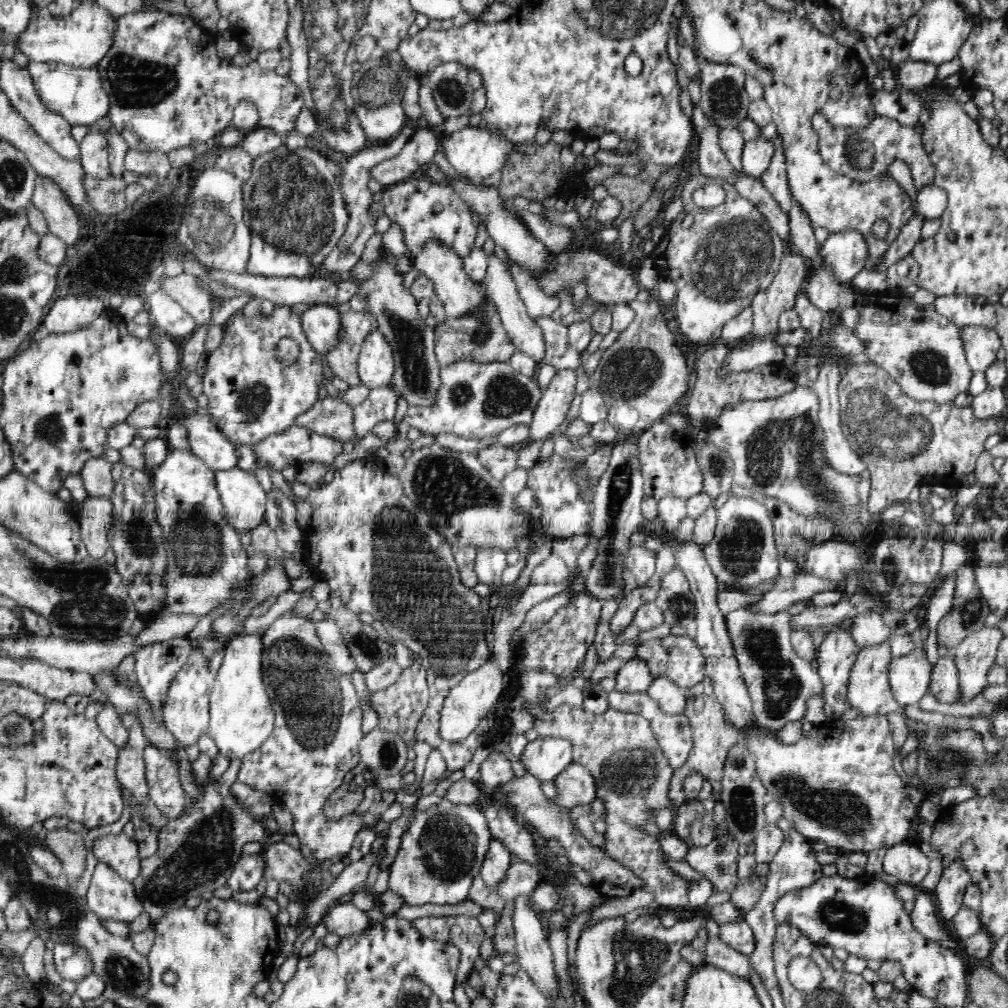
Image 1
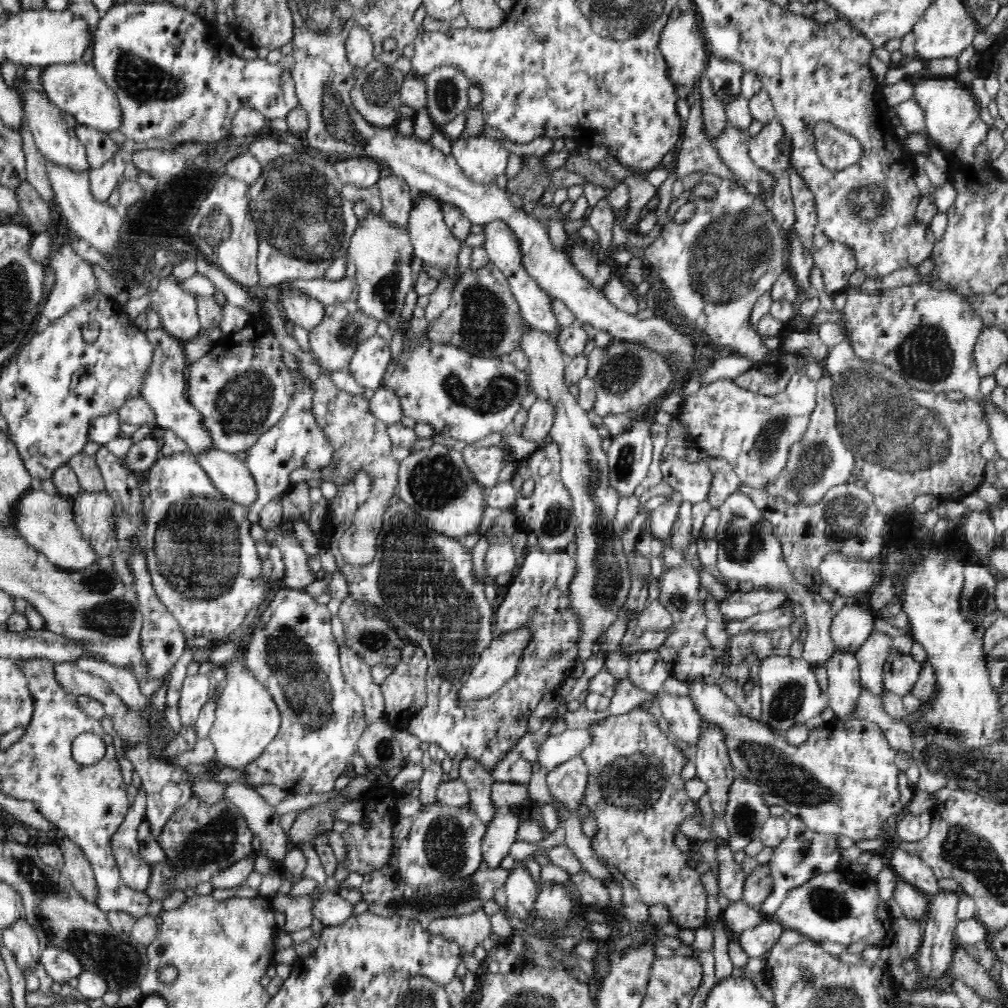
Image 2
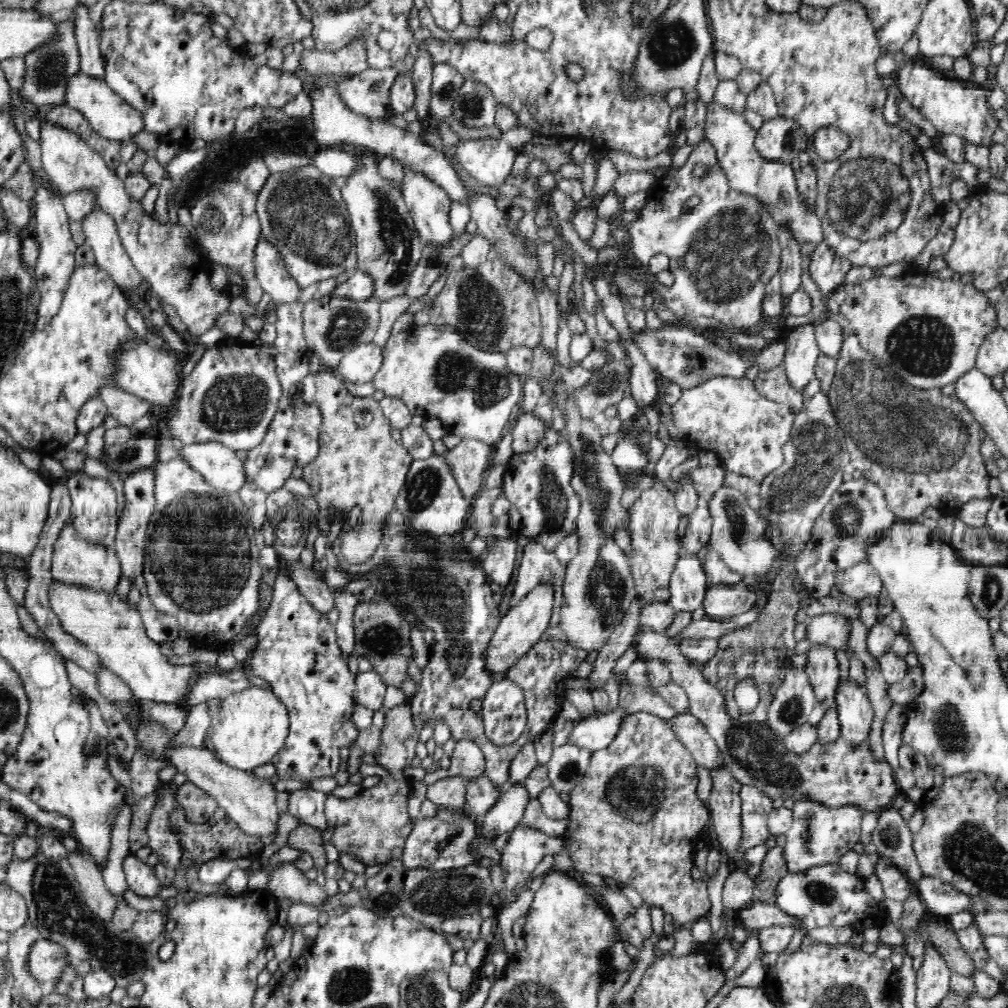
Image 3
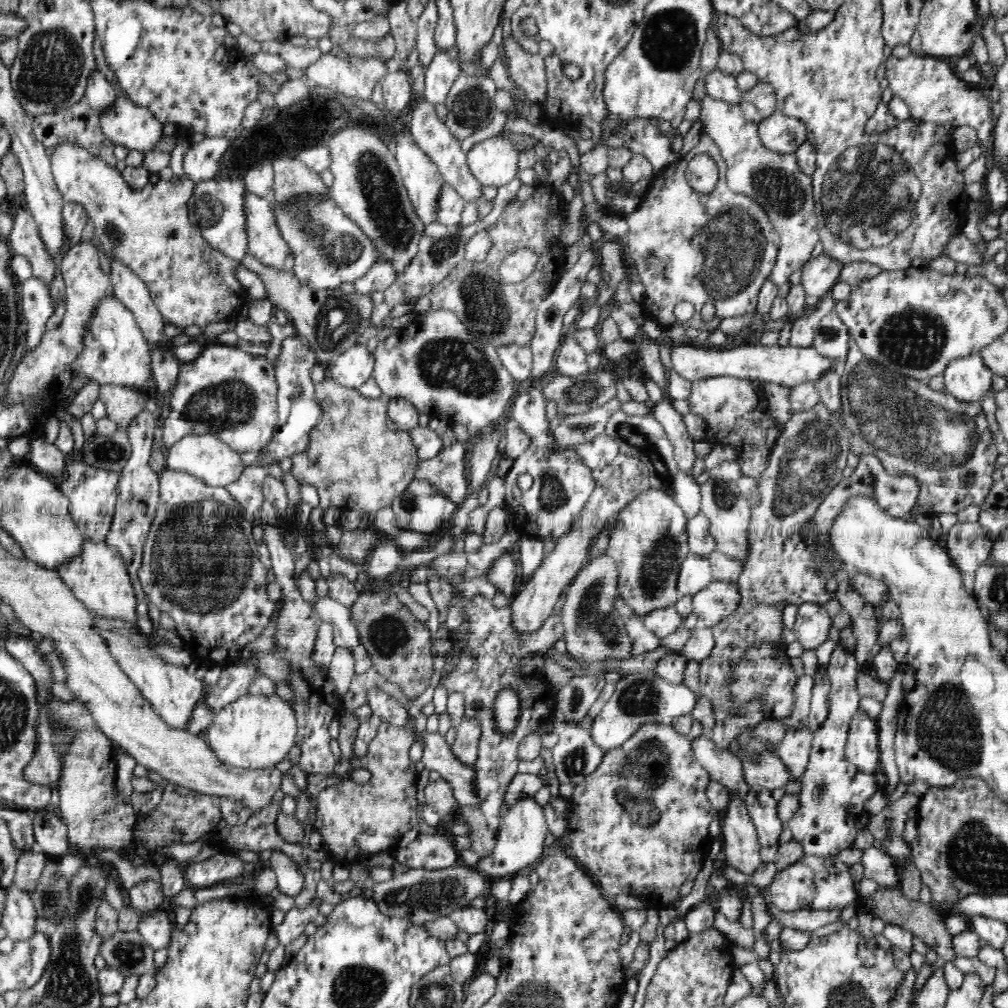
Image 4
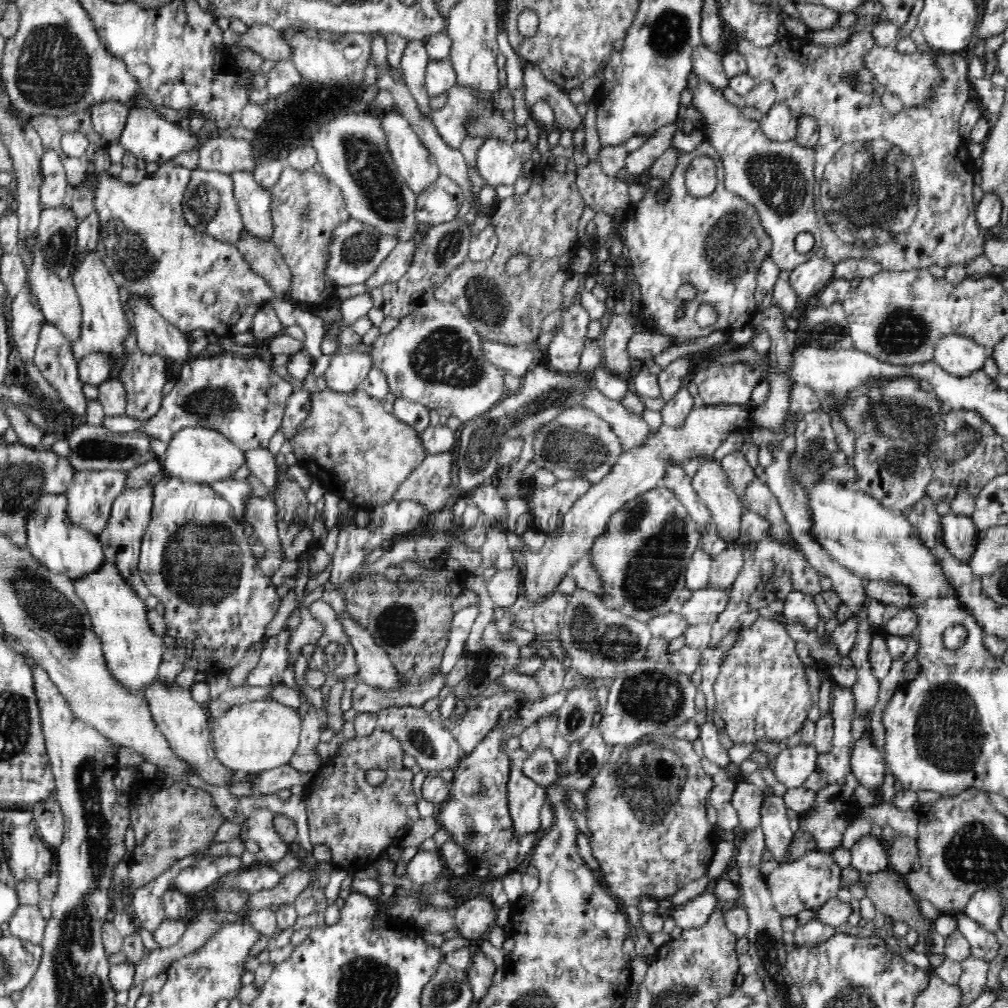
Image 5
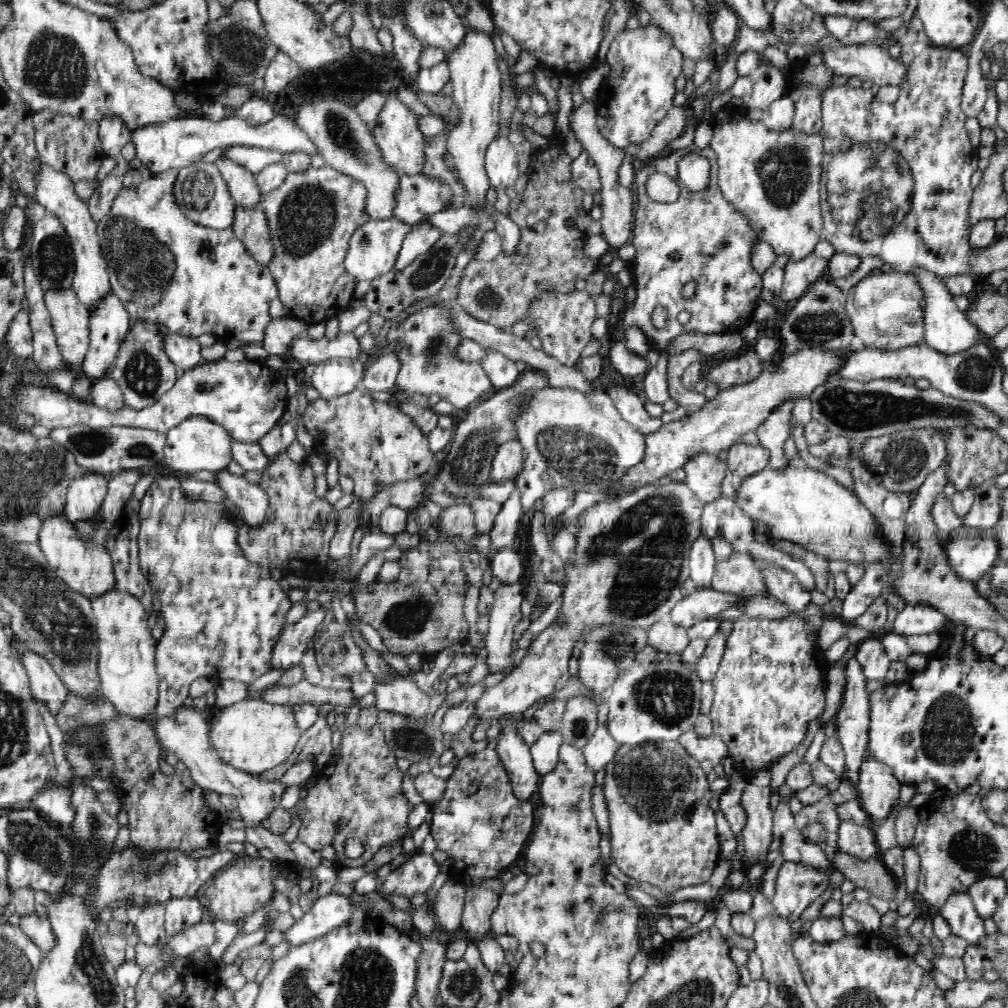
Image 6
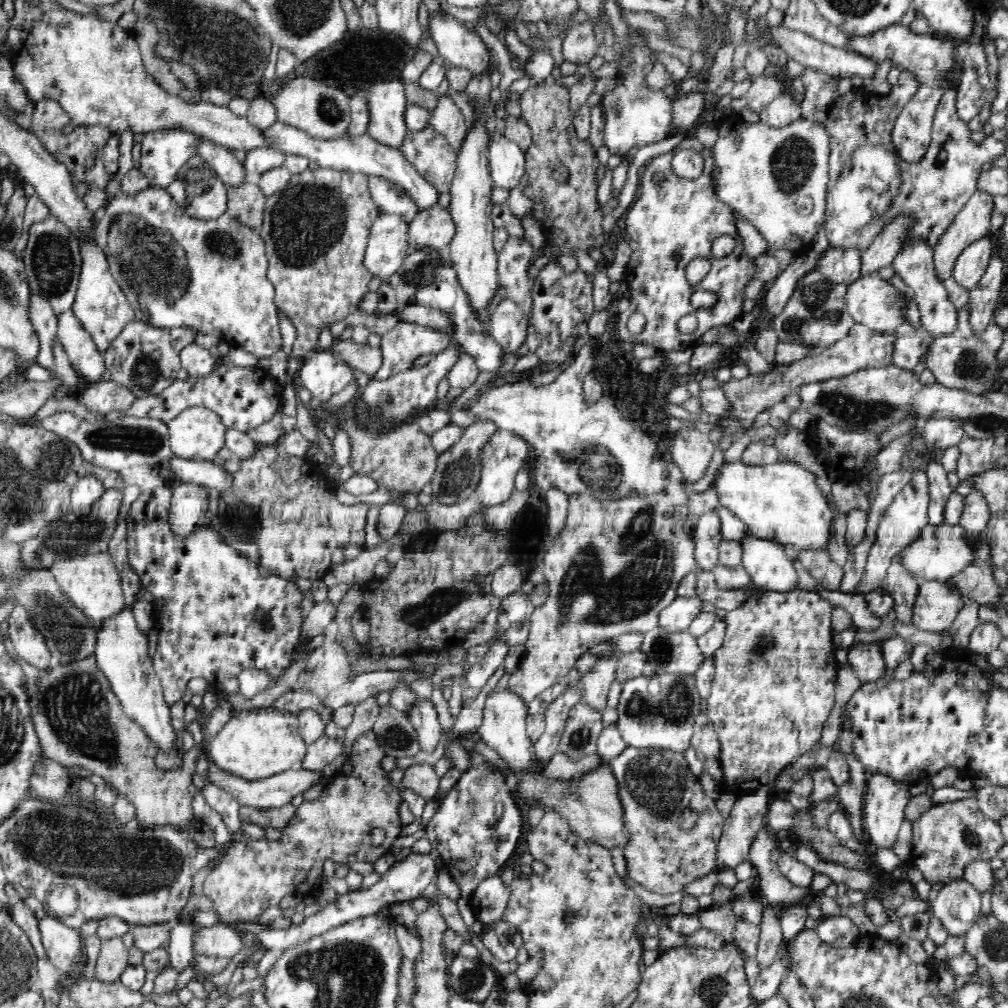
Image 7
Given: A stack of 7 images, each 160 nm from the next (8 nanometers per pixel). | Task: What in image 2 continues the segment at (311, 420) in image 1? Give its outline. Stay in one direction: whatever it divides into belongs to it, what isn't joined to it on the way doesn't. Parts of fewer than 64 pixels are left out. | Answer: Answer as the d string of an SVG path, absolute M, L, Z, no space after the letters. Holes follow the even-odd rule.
M327 372L320 374L314 383L311 411L334 449L330 462L320 468L320 482L333 479L337 488L344 488L346 484L354 482L360 472L366 473L369 478L367 502L358 507L350 522L350 528L338 540L338 549L346 562L351 565L365 565L375 559L377 538L381 532L385 510L390 498L394 498L394 494L398 492L399 481L396 475L400 463L392 455L393 442L389 437L388 425L369 410L369 400L363 395L340 390Z

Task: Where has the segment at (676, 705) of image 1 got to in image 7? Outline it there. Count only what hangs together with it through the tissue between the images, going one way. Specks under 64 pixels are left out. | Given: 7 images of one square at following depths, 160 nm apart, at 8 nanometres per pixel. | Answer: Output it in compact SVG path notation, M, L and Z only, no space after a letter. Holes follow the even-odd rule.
M764 827L758 833L747 858L758 876L762 900L778 906L807 905L816 893L810 887L796 886L780 872L777 865L781 853L778 843L771 827Z

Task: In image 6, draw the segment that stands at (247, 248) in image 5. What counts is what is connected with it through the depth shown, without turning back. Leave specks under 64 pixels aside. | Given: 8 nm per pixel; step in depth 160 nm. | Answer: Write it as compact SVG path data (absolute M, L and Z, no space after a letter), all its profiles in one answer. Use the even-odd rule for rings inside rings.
M236 203L234 217L234 235L249 248L258 263L267 265L274 249L262 203L252 203L252 206Z

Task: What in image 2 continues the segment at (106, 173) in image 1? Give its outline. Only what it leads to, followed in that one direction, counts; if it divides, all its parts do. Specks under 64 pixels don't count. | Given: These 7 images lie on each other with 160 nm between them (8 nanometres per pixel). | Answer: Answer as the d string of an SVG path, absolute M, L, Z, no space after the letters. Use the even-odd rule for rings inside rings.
M79 123L75 128L78 137L88 148L90 168L100 168L120 150L120 146L108 137L108 133L101 134L95 128L88 126L84 128Z

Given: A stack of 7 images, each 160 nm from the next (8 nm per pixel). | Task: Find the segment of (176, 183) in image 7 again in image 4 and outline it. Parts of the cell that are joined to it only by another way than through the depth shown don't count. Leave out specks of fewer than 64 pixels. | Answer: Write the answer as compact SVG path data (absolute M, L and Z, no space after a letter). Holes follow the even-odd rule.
M216 179L202 180L195 184L192 196L187 202L190 223L199 229L201 236L210 246L217 248L224 256L230 256L242 262L247 253L247 223L244 214L243 192L246 190L243 180Z

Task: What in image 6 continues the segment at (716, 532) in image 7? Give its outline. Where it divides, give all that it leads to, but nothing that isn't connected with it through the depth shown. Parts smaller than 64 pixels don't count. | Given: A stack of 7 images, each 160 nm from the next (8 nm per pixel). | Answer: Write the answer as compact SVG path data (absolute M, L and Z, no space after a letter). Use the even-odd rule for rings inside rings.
M698 536L689 552L689 578L699 588L710 588L717 561L710 537Z

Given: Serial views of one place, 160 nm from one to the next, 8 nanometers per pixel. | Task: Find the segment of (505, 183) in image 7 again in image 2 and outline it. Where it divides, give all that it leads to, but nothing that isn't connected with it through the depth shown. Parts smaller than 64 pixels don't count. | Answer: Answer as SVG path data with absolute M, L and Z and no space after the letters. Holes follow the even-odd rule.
M481 134L453 140L451 155L469 179L486 184L494 183L498 175L504 174L509 152L500 139Z

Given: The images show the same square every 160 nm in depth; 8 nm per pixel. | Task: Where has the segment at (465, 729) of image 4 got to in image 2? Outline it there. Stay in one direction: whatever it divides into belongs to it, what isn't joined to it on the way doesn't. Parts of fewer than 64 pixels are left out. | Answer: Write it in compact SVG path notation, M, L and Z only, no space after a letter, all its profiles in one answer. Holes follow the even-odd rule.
M476 759L464 760L459 765L459 770L460 779L469 788L469 808L478 815L482 822L492 823L497 808L494 807L492 797L490 797L494 784L491 774L486 770L482 770L480 762Z

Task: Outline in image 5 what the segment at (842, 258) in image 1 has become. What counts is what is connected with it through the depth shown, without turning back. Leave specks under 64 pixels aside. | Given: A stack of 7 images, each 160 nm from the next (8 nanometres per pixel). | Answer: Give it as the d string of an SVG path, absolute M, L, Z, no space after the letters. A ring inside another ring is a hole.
M814 256L790 274L789 284L799 299L809 300L834 280L835 264L828 258Z

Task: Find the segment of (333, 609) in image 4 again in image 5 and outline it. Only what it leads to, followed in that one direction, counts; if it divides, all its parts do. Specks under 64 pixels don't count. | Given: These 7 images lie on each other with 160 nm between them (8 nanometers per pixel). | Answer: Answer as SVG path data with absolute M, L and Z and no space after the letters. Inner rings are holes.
M347 610L342 611L337 617L348 637L348 642L351 642L352 648L355 650L360 676L358 682L379 690L404 688L406 684L401 682L390 657L374 642L372 635L354 621Z

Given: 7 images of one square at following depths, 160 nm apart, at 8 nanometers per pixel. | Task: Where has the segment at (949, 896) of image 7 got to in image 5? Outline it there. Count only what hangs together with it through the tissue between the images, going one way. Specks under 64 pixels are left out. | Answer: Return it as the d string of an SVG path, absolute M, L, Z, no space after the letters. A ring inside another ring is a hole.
M965 913L956 920L956 928L968 939L972 955L987 963L996 958L1000 945L994 933L988 932L981 924L968 918Z

